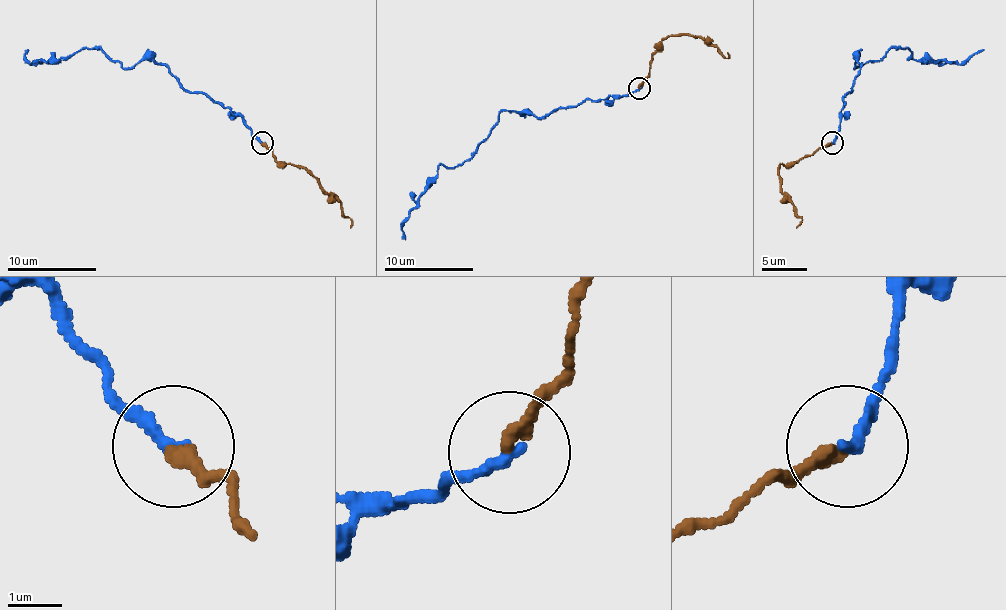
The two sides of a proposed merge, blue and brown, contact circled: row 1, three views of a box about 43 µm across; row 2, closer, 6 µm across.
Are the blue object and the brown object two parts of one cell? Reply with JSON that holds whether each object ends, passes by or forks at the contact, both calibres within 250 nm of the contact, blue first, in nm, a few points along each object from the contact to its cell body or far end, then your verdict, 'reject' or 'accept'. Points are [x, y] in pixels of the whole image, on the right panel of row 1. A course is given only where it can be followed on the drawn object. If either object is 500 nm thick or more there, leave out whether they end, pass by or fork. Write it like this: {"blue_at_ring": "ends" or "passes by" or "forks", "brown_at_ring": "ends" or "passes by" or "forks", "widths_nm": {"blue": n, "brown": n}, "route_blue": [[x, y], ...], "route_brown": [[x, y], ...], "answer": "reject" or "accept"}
{"blue_at_ring": "ends", "brown_at_ring": "ends", "widths_nm": {"blue": 220, "brown": 280}, "route_blue": [[833, 142], [862, 64], [857, 60], [857, 68], [904, 48], [911, 60], [957, 64], [984, 48]], "route_brown": [[830, 142], [779, 167], [779, 189], [801, 218], [797, 227]], "answer": "accept"}

